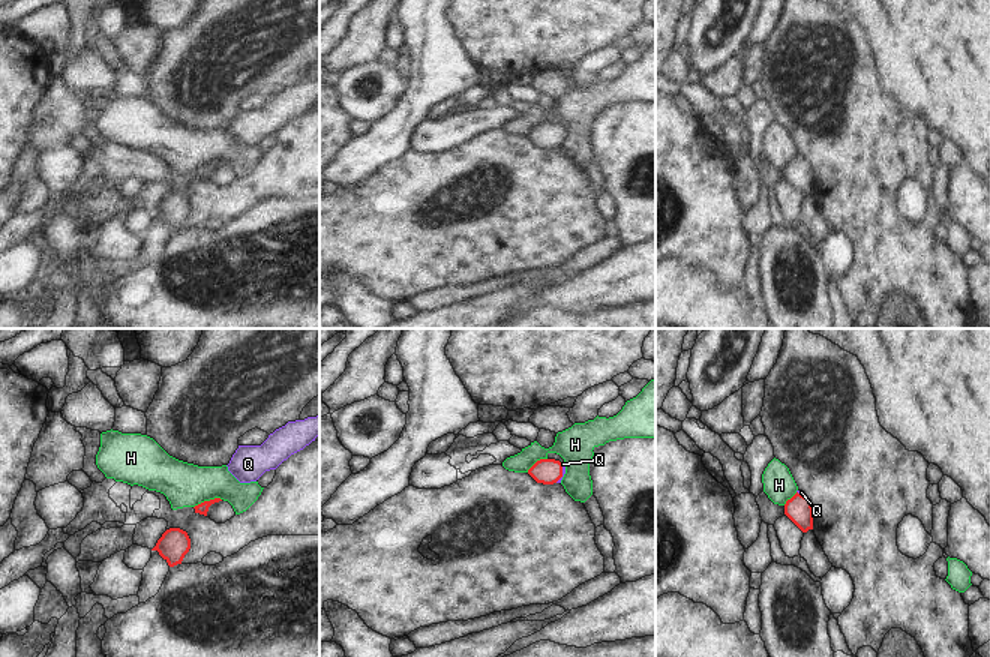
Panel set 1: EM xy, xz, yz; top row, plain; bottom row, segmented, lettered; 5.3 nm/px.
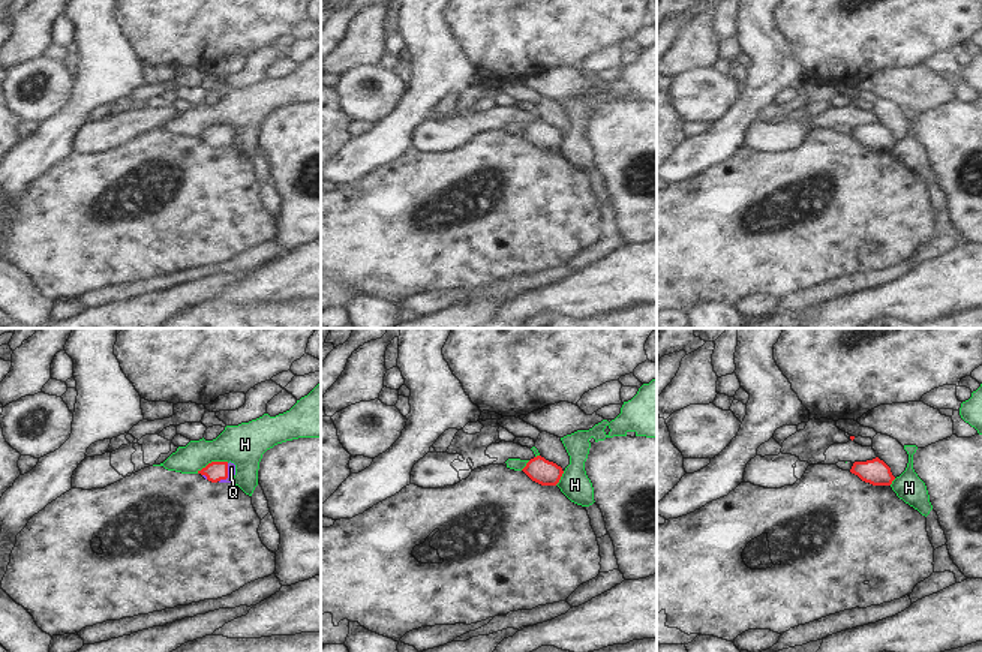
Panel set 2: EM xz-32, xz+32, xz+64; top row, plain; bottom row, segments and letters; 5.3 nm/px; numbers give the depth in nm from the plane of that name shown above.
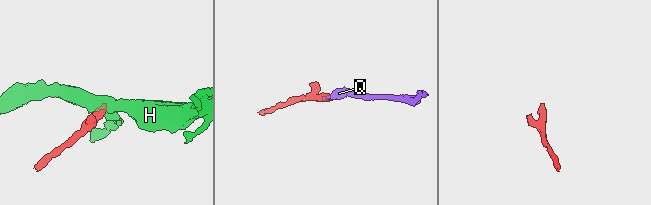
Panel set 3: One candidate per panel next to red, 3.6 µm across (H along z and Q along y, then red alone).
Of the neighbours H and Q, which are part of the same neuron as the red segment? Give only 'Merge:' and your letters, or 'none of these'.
Merge: Q

